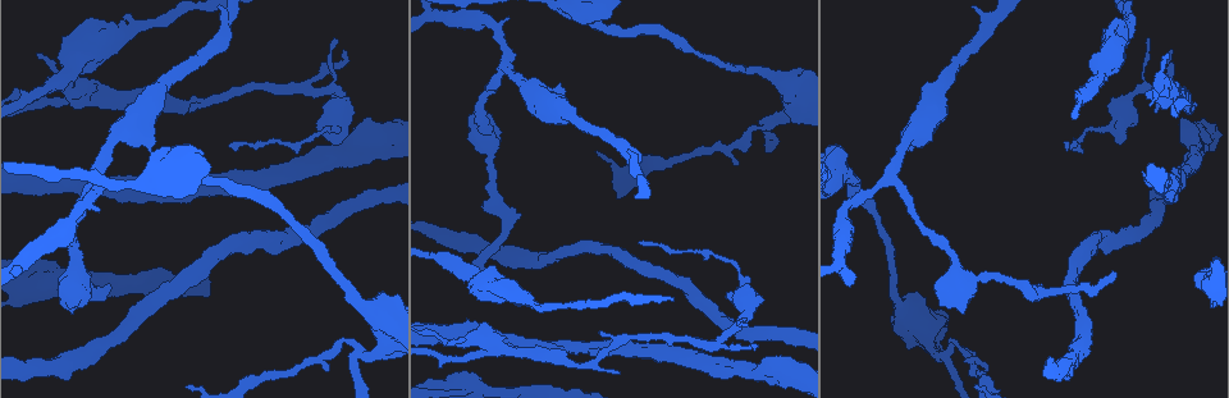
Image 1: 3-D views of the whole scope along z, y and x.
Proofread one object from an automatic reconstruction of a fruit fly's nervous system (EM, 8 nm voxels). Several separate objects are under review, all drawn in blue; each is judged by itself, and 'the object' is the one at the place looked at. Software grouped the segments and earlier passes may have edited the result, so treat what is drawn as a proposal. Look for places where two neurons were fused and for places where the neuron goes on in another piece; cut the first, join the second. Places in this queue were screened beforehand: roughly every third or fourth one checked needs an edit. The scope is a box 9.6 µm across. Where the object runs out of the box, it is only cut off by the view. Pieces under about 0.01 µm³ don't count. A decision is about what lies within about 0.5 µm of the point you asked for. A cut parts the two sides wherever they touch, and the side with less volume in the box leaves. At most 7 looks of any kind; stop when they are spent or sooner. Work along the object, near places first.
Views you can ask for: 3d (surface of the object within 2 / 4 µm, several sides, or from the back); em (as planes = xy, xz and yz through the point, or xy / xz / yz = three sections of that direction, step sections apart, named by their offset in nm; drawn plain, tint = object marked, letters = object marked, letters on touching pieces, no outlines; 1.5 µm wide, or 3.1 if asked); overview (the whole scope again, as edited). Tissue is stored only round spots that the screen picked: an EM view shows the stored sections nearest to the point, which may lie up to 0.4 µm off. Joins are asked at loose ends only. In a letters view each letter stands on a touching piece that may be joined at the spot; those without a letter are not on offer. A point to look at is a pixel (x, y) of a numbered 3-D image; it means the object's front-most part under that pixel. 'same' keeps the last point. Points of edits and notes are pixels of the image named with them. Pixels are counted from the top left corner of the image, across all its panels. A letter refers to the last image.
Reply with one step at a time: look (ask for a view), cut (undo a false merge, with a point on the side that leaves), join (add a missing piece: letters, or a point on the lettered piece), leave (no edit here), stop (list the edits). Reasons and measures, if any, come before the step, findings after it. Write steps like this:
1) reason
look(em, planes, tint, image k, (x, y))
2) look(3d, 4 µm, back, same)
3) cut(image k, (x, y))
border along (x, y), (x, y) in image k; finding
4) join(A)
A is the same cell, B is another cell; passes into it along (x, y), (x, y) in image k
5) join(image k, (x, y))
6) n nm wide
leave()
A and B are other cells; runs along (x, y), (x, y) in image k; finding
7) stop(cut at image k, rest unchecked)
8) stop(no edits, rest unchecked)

side arm on a straight run
look(em, xy, step 8, tint, image 1, (845, 174))

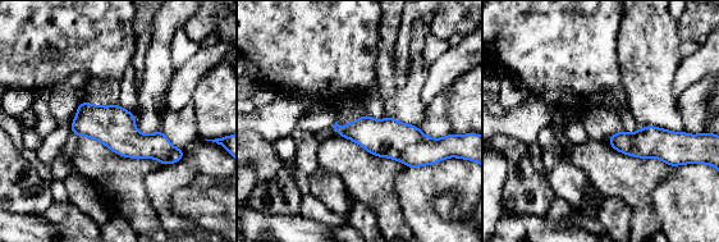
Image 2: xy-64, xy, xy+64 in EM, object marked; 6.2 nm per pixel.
look(em, planes, letters, same)

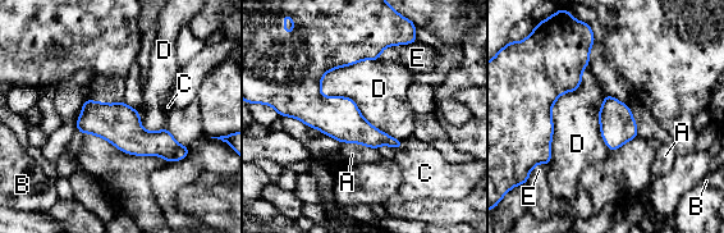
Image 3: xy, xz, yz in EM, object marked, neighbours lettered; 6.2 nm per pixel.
leave()
A, B, C, D and E are other cells; border along (322, 76), (402, 141) in image 3; all the same neuron

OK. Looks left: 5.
three-way junction
look(em, planes, letters, image 1, (777, 117))

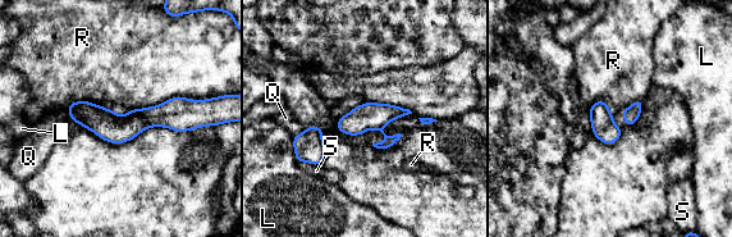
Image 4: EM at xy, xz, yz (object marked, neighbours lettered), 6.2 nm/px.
R touches over 850 nm
cut(image 4, (179, 114))
L, Q, R and S are other cells; border along (141, 109), (151, 126) in image 4; a second neuron is stuck on

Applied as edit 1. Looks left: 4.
calibre changes
look(em, xz, step 8, tint, image 1, (1101, 68))

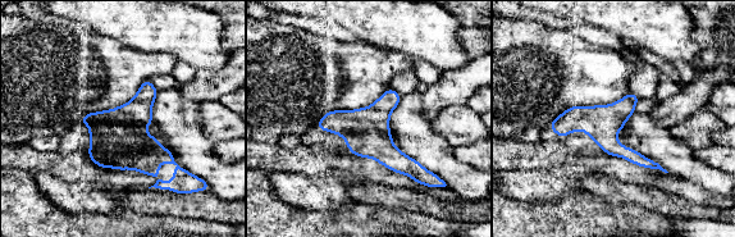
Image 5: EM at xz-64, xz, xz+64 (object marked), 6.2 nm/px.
look(em, xz, step 8, letters, same)

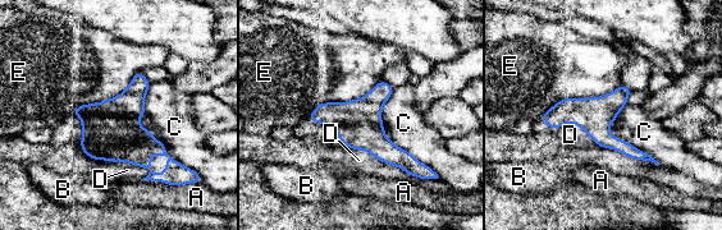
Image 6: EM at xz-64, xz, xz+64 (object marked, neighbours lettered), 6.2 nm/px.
220 nm wide
leave()
A, B, C, D and E are other cells; border along (621, 83), (562, 97), (539, 119) in image 6; continuous, no second neuron

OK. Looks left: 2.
stop(cut at image 4, rest unchecked)

